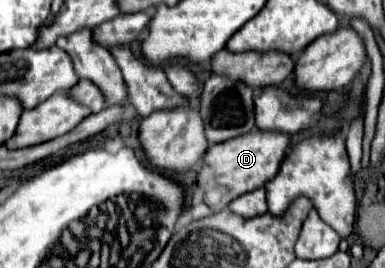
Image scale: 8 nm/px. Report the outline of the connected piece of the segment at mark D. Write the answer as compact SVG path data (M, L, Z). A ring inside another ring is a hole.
M254 129L246 135L234 137L230 141L210 145L202 157L202 165L196 173L196 185L204 193L204 203L214 211L222 211L230 205L236 197L250 193L258 187L264 187L266 181L270 181L276 171L280 169L280 163L284 159L284 151L288 147L290 137L286 133L266 133L260 129Z

